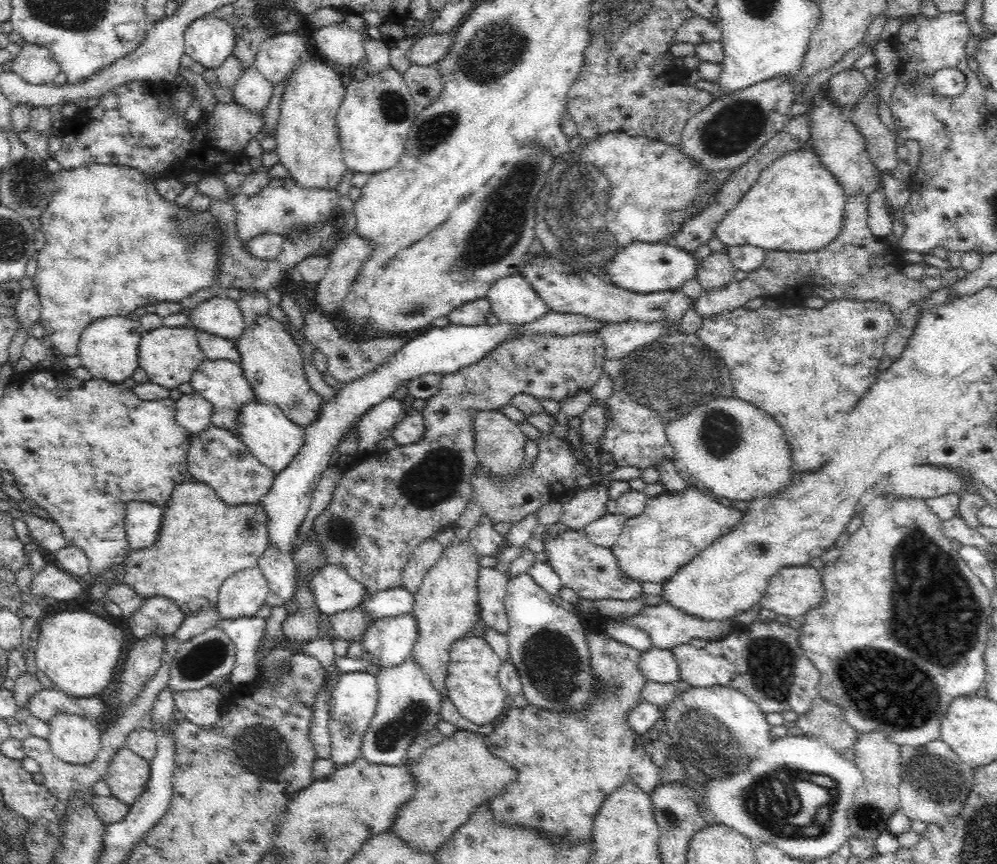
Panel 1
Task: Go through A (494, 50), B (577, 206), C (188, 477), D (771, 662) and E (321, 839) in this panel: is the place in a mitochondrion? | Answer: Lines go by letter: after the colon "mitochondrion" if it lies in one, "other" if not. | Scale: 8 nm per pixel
A: mitochondrion
B: mitochondrion
C: other
D: mitochondrion
E: mitochondrion

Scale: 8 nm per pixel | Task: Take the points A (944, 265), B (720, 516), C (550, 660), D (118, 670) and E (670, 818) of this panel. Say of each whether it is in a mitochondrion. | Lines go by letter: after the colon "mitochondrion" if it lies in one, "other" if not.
A: other
B: other
C: mitochondrion
D: other
E: mitochondrion

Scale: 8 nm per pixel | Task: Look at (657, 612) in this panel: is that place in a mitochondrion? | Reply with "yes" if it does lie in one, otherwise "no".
no

